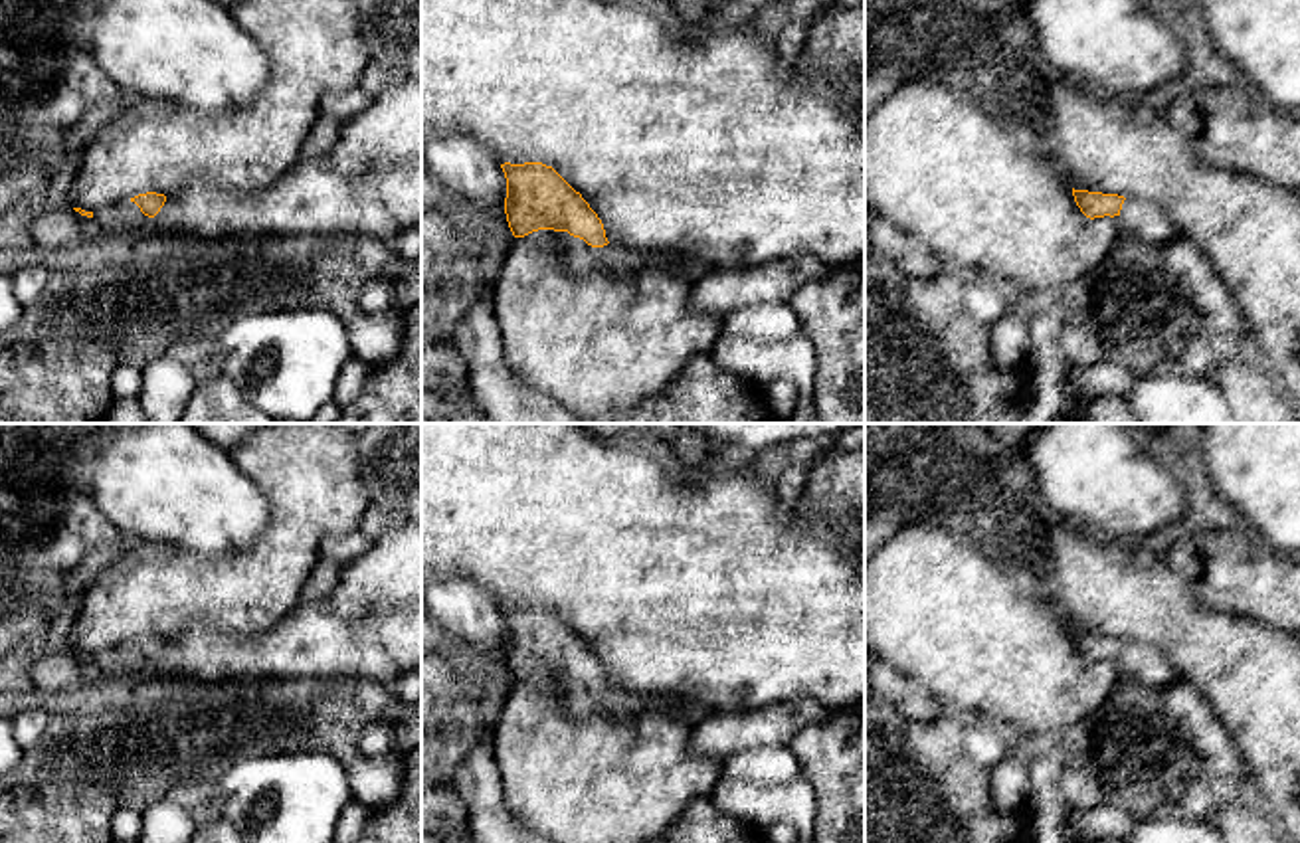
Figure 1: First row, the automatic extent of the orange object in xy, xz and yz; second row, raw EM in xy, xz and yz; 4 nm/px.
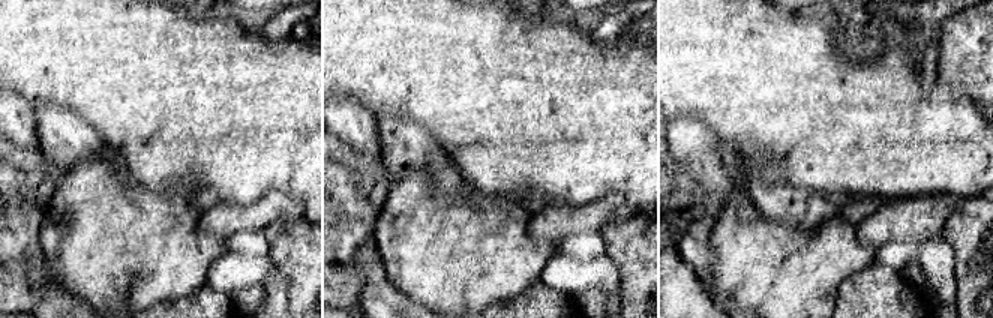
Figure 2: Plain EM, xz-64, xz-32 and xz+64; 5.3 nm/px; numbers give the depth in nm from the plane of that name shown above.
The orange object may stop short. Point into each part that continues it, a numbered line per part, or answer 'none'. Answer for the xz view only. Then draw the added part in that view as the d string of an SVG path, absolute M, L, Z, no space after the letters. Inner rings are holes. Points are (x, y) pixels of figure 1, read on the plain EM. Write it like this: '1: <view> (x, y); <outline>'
1: xz (578, 699); M568 675L554 677L554 685L558 687L566 708L576 716L609 710L617 718L627 718L645 706L645 697L633 695L619 687L592 691Z

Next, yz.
1: yz (1144, 663); M1124 643L1118 659L1122 675L1142 687L1152 687L1158 693L1181 681L1181 675L1167 663L1163 653L1152 643Z

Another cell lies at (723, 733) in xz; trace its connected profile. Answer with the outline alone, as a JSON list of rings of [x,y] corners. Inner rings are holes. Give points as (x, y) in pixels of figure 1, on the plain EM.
[[[813,697],[788,699],[740,710],[712,710],[695,724],[689,746],[695,754],[728,758],[748,748],[788,746],[807,724],[825,720],[829,710]]]

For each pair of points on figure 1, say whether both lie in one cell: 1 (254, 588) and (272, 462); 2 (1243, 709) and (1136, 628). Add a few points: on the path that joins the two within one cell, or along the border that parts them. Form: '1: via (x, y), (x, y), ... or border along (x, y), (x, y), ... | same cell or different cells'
1: via (283, 557), (285, 493) | same cell
2: via (1219, 681), (1164, 628) | same cell

